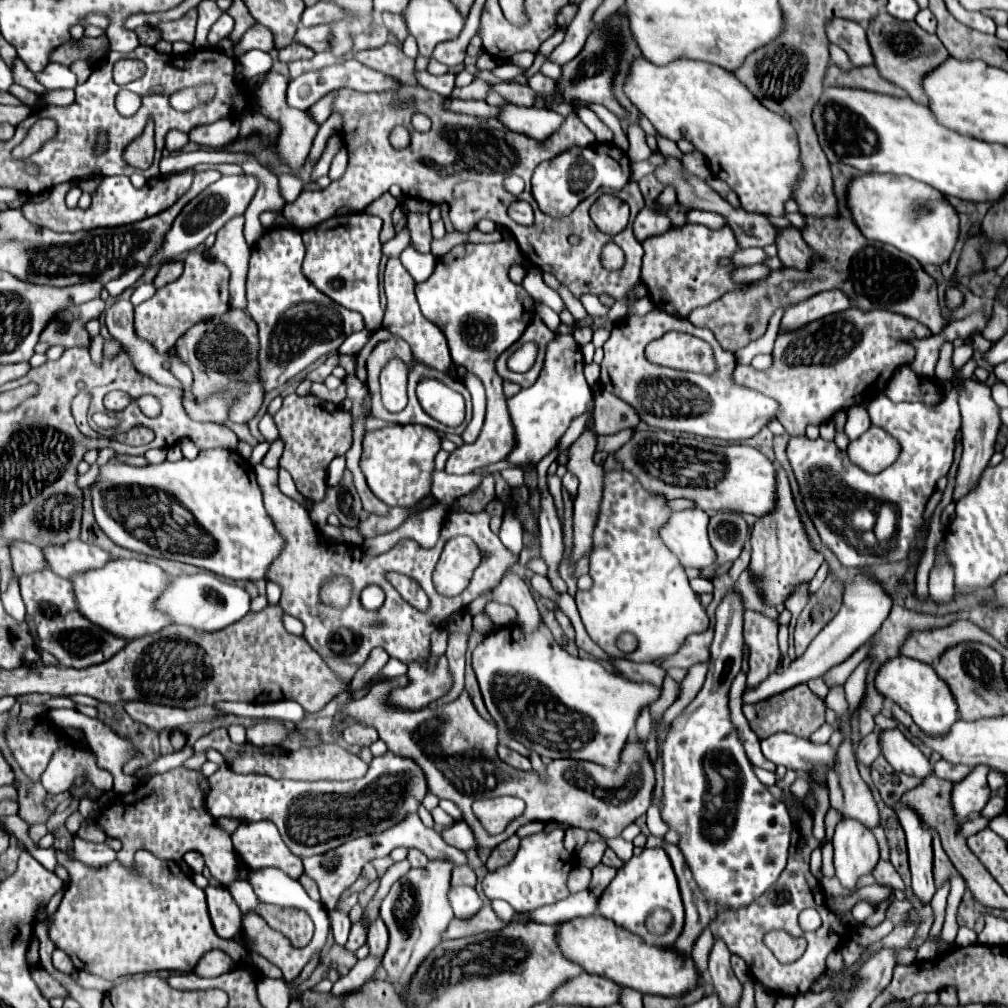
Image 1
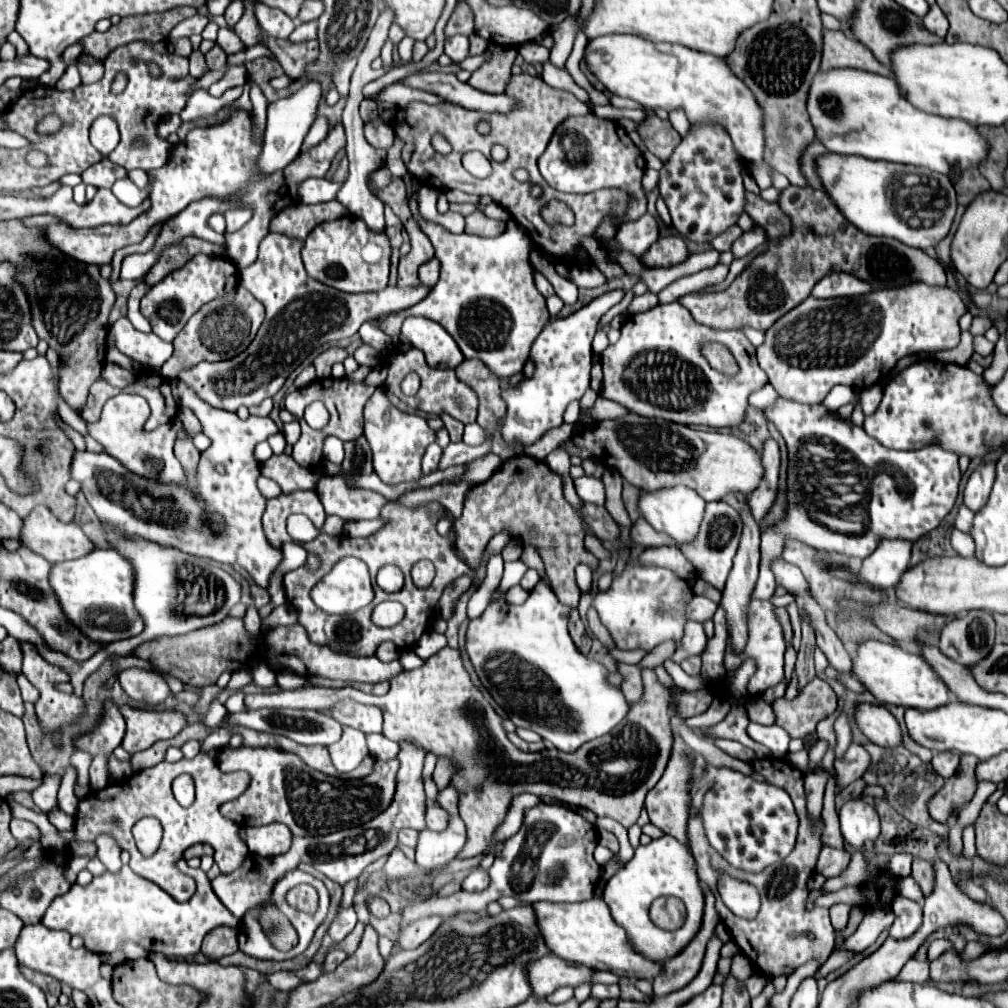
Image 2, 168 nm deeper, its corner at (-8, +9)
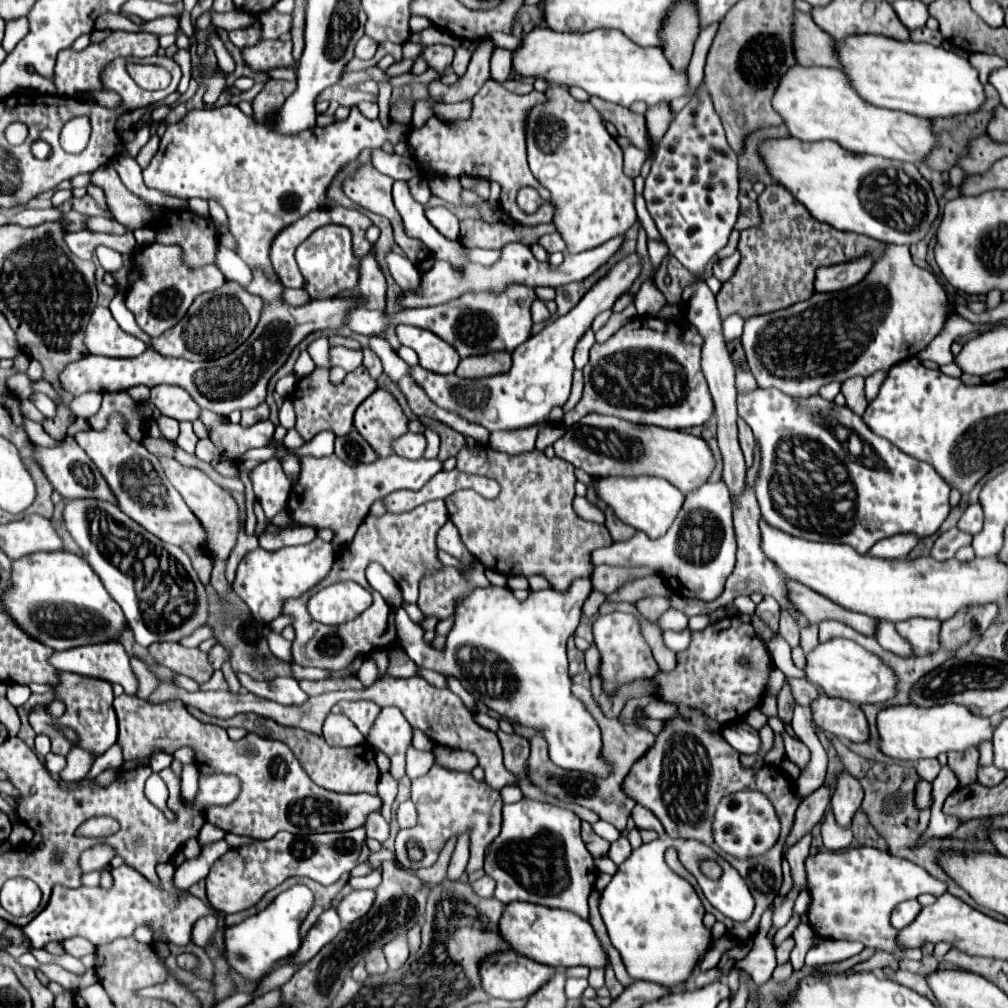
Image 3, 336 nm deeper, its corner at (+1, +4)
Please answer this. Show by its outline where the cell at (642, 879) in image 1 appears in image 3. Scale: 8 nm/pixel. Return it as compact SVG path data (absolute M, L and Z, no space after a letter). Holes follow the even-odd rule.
M663 836L633 850L633 854L619 866L617 874L611 878L609 886L601 894L599 910L607 926L611 944L619 950L623 958L627 974L635 980L649 980L655 984L663 984L667 988L675 988L693 978L697 964L703 958L713 938L711 938L711 930L703 924L705 910L701 900L697 900L695 888L665 864L663 854L669 846L671 846L671 838Z

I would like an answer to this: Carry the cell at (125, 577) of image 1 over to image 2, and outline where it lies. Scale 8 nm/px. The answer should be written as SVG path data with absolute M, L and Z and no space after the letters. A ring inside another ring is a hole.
M94 549L92 553L64 563L54 563L50 585L56 591L66 617L90 639L112 643L144 631L144 621L132 601L132 563L116 549Z

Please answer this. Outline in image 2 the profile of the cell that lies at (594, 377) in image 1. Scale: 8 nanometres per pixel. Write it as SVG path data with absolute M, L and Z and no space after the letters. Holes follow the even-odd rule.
M604 325L604 329L602 329L602 331L598 331L598 333L596 333L596 337L593 339L592 349L596 355L600 355L600 353L608 347L608 339L606 339L608 329L610 329L610 325Z

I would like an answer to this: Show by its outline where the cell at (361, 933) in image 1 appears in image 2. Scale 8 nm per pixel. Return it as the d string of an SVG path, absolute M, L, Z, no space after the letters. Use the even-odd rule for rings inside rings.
M338 949L338 951L330 951L330 953L326 955L324 969L326 969L326 971L334 971L334 969L336 969L336 967L346 959L346 957L348 957L348 955L346 955L344 951L340 951L340 949Z

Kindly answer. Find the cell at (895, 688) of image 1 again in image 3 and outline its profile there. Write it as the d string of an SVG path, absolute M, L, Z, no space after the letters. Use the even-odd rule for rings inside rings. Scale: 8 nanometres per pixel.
M831 638L823 644L817 644L811 654L805 656L805 676L811 684L817 684L823 688L827 696L843 698L855 704L867 704L867 702L885 702L895 696L897 688L897 676L891 668L887 668L877 656L863 650L853 640L845 638Z

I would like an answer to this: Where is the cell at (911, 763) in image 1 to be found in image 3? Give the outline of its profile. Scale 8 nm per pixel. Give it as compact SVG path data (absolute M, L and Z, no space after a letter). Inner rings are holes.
M821 694L811 702L813 722L819 730L829 732L837 738L845 738L851 742L865 742L869 738L869 728L865 714L859 706Z

